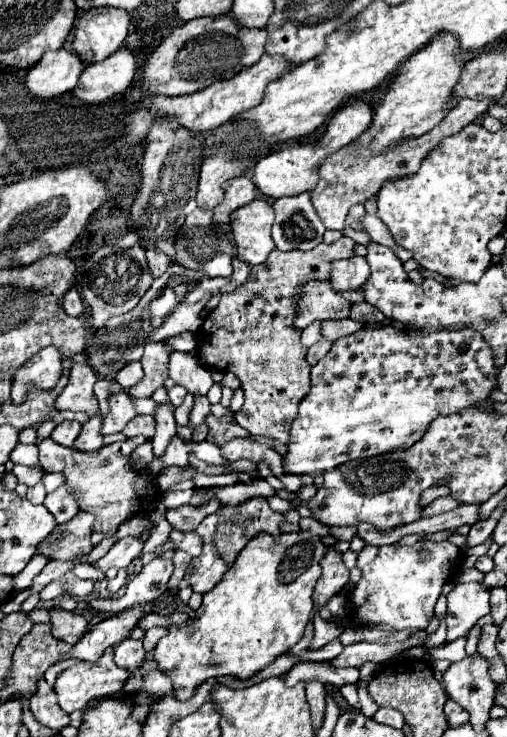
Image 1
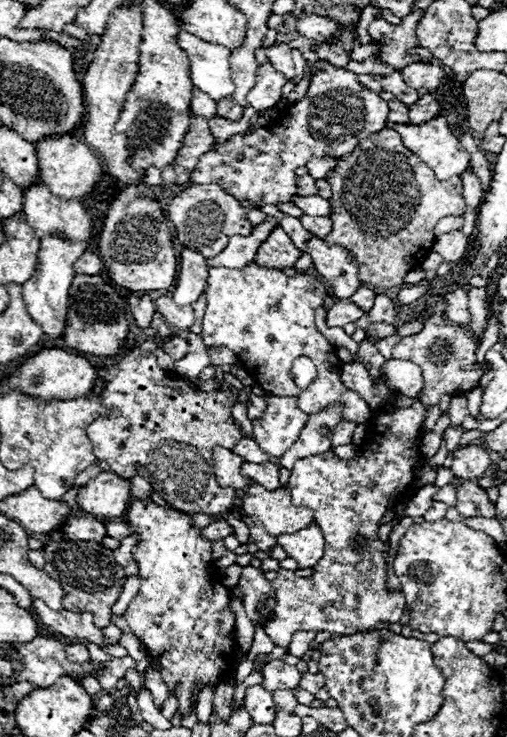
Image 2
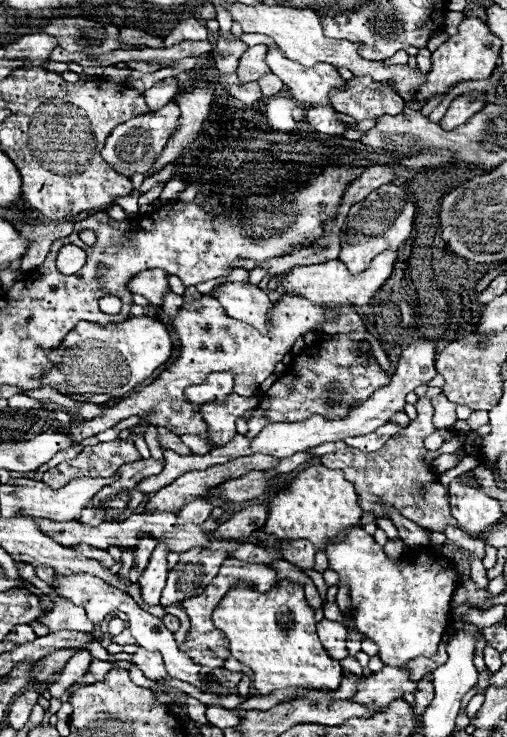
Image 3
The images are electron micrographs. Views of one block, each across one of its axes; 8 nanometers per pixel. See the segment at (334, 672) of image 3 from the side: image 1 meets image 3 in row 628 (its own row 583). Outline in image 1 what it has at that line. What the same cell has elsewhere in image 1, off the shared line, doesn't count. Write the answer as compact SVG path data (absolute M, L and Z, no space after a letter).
M260 532L256 538L252 538L238 554L234 566L226 572L222 582L204 594L204 602L196 610L196 616L186 624L172 626L154 648L158 670L164 670L164 674L172 678L174 698L190 700L196 688L214 676L236 676L246 680L290 650L302 638L310 620L312 592L318 576L322 574L320 560L326 556L326 552L328 546L322 542L322 538L312 536L310 532L282 534L278 540Z

